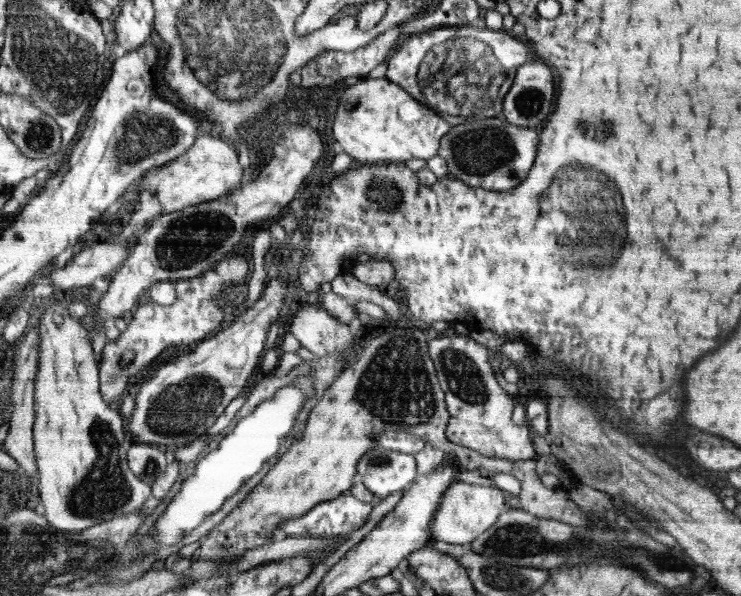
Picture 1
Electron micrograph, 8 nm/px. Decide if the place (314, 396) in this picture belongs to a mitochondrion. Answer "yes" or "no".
no

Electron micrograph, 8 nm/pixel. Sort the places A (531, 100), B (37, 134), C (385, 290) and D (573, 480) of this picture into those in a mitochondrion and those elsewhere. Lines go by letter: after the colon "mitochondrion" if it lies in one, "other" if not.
A: mitochondrion
B: mitochondrion
C: other
D: other

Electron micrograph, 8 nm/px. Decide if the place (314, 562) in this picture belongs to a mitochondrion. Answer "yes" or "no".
no

